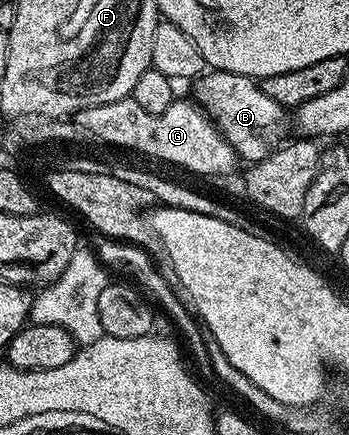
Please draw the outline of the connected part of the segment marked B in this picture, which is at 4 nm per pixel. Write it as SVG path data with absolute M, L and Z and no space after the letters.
M215 69L203 72L202 76L193 82L192 88L193 100L218 126L219 131L226 136L226 142L234 148L234 152L243 162L253 163L264 159L268 150L279 144L278 132L285 121L287 124L287 110L283 109L280 103L276 103L276 99L264 95L261 84L255 78Z

